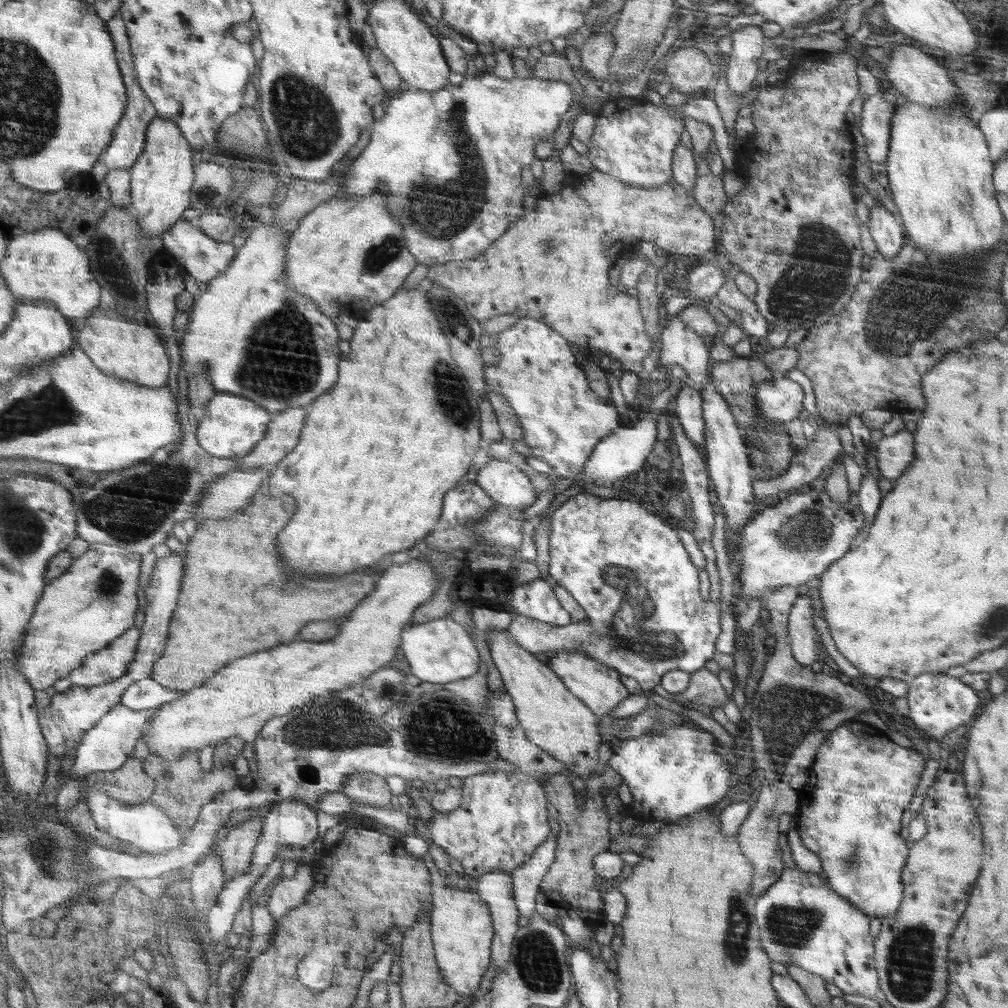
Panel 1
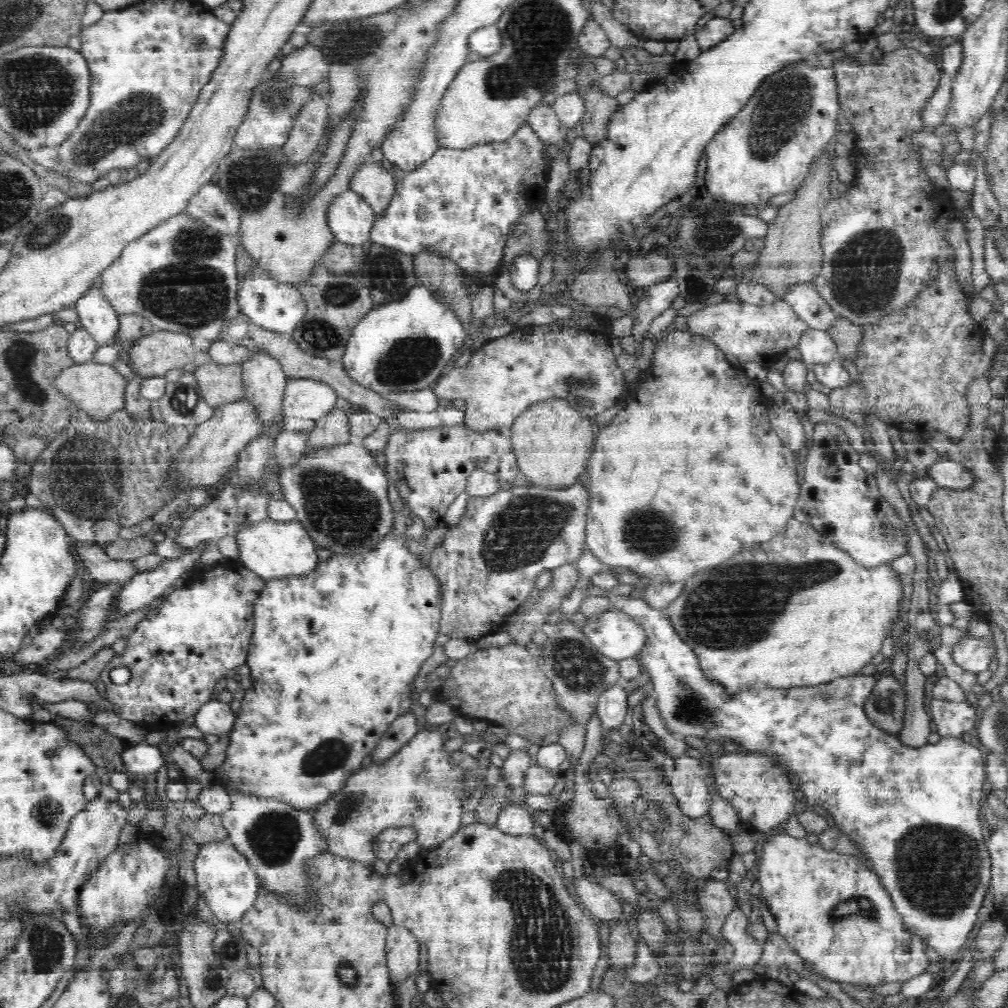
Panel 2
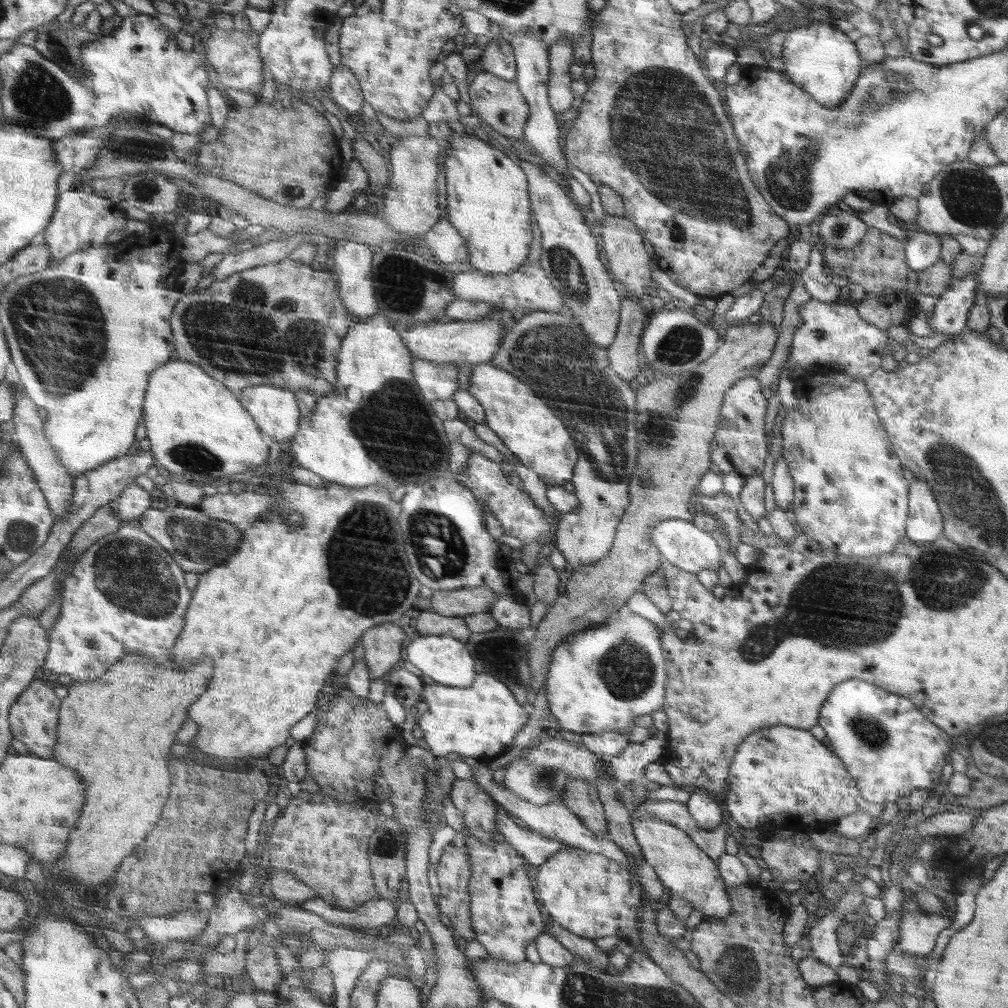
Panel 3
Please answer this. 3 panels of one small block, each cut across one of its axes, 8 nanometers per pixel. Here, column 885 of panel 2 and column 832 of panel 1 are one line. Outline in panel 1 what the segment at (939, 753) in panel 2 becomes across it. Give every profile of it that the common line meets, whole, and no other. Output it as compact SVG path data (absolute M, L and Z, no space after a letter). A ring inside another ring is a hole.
M846 721L818 747L806 784L798 790L800 839L820 856L826 883L860 911L881 920L896 913L904 898L900 872L908 848L900 838L900 820L920 784L924 766L926 760L917 751L894 744L862 722Z

